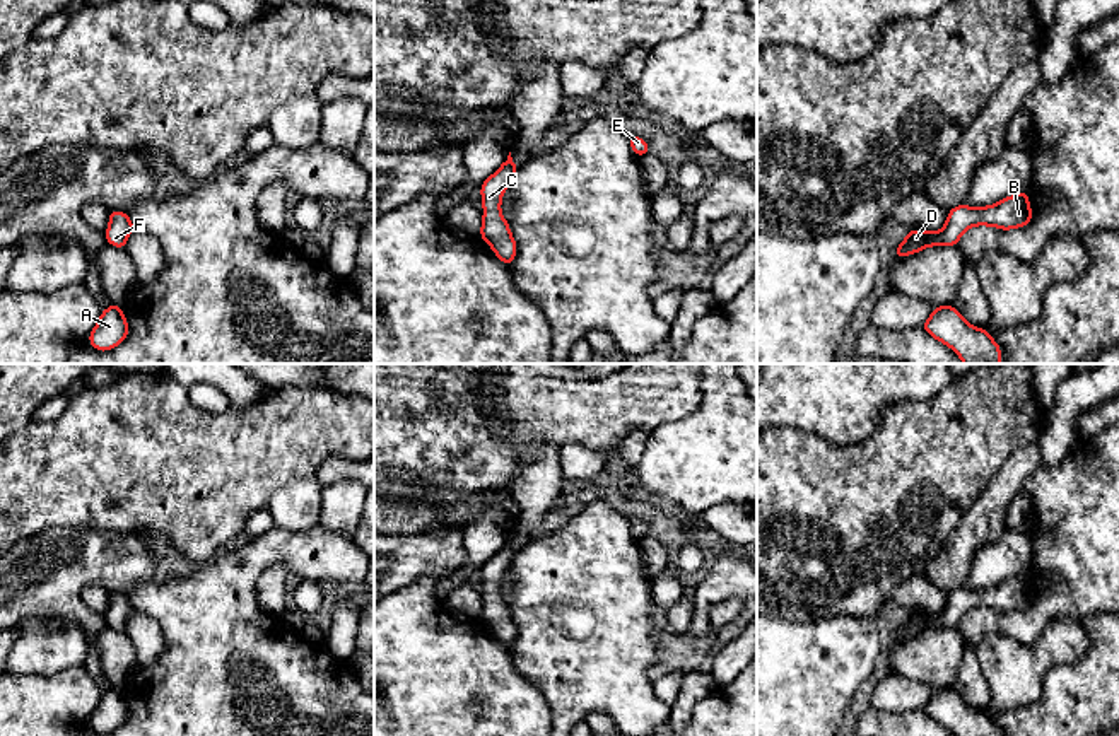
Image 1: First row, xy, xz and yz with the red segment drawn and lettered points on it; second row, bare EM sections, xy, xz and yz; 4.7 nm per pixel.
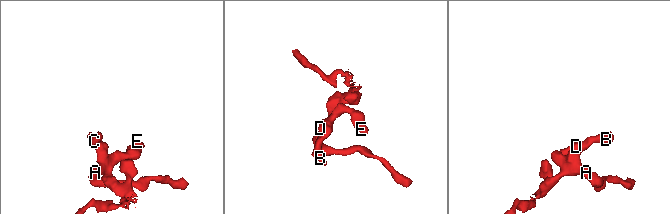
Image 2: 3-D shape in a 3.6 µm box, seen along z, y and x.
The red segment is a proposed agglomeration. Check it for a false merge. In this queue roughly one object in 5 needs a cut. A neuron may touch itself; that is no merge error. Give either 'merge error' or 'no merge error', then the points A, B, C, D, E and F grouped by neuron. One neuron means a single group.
no merge error; groups A B C D E F

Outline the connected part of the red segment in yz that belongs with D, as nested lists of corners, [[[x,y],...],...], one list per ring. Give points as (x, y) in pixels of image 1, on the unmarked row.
[[[1027,574],[1015,575],[989,589],[975,591],[958,587],[948,593],[948,603],[938,615],[912,611],[897,628],[893,639],[904,640],[929,628],[957,628],[960,618],[974,608],[989,608],[1003,613],[1023,610],[1032,605],[1032,593]]]

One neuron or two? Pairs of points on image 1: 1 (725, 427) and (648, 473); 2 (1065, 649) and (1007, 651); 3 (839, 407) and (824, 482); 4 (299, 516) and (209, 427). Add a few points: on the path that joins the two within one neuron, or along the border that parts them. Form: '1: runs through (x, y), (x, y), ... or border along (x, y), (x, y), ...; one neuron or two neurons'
1: runs through (706, 446), (691, 461), (680, 461), (667, 468); one neuron
2: runs through (1051, 649), (1037, 658), (1020, 658); one neuron
3: border along (795, 427), (839, 444), (861, 443), (872, 434); two neurons
4: border along (311, 477), (284, 484), (265, 506); two neurons

